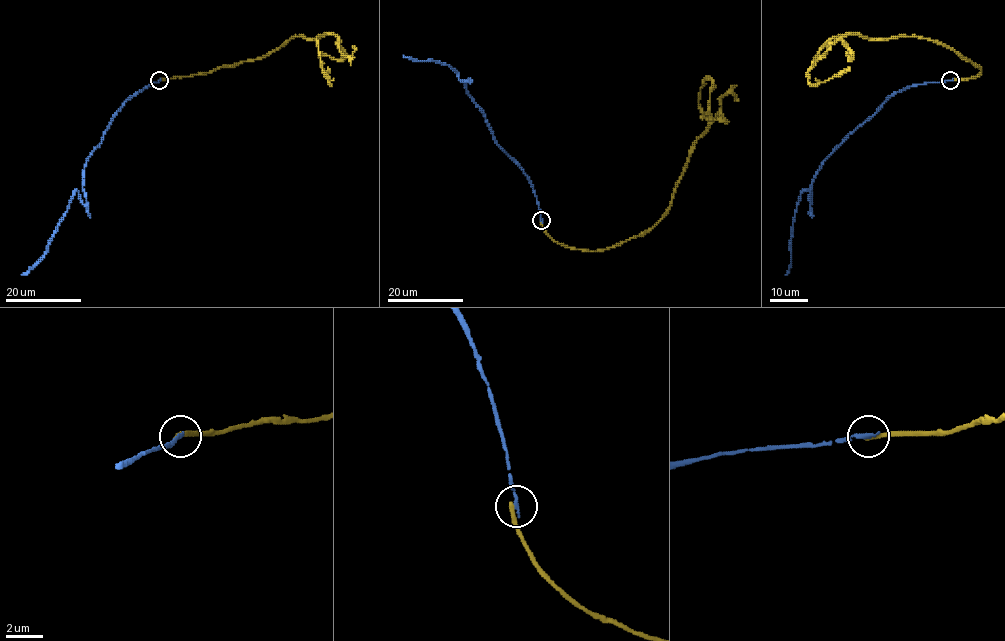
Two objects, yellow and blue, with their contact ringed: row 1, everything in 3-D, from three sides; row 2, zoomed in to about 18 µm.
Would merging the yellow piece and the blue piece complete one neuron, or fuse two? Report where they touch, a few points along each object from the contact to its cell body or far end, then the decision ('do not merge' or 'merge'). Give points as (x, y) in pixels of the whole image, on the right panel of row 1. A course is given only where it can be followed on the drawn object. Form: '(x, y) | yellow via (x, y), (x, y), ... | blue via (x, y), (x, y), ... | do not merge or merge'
(950, 80) | yellow via (950, 80), (978, 76), (981, 68), (931, 40), (849, 34), (824, 45), (808, 83), (818, 84), (850, 69) | blue via (950, 80), (895, 92), (828, 156), (811, 183), (810, 205), (810, 191), (802, 192), (785, 274) | do not merge

